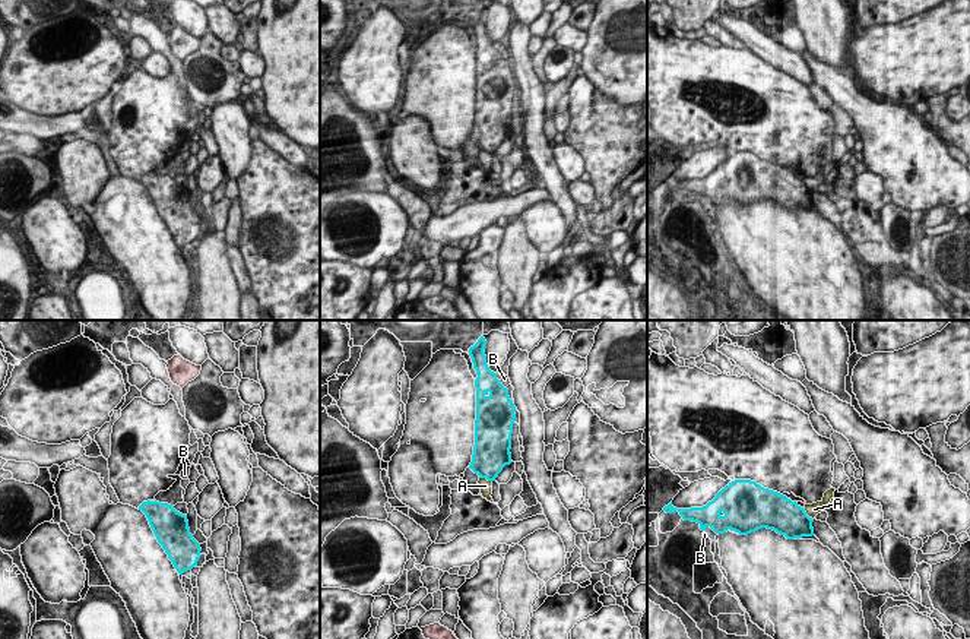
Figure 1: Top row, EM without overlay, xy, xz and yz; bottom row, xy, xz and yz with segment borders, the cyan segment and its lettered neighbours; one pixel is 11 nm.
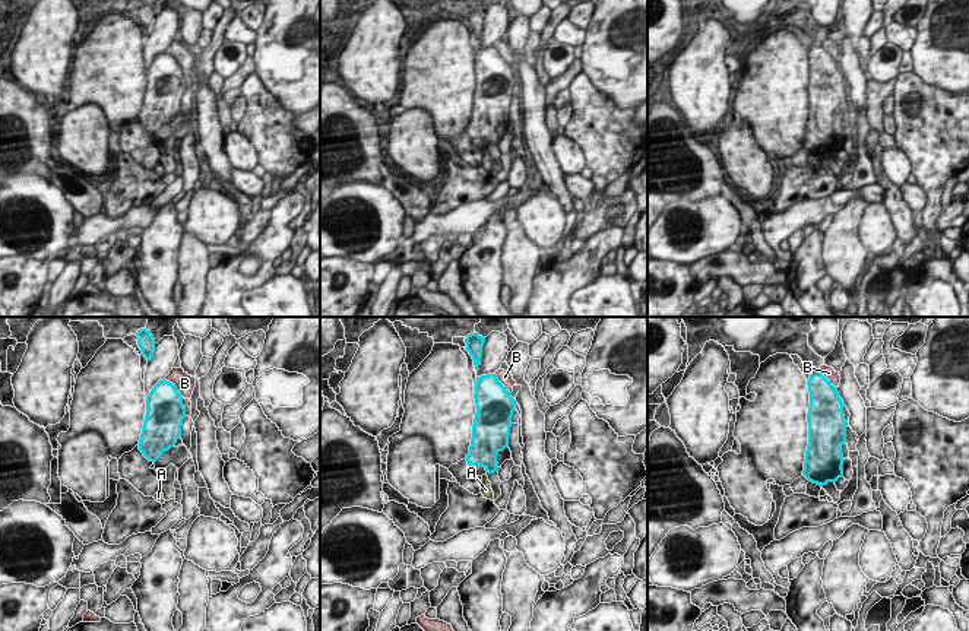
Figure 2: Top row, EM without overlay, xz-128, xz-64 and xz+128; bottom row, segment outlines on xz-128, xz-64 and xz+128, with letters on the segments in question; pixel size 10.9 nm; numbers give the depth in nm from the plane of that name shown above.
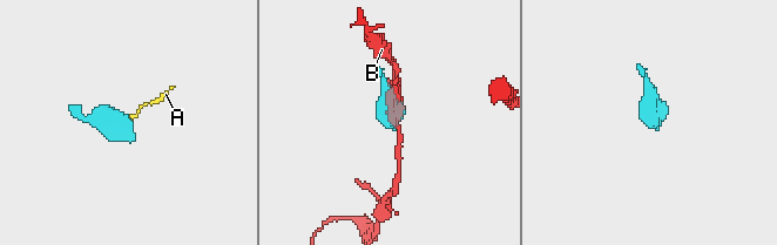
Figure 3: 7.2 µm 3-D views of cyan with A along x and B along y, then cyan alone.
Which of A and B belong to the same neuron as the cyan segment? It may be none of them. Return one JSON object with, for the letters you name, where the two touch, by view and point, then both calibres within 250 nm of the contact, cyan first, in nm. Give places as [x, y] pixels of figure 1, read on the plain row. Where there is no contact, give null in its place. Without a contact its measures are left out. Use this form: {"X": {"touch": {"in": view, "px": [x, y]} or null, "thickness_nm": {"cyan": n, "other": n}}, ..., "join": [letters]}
{"join": []}

